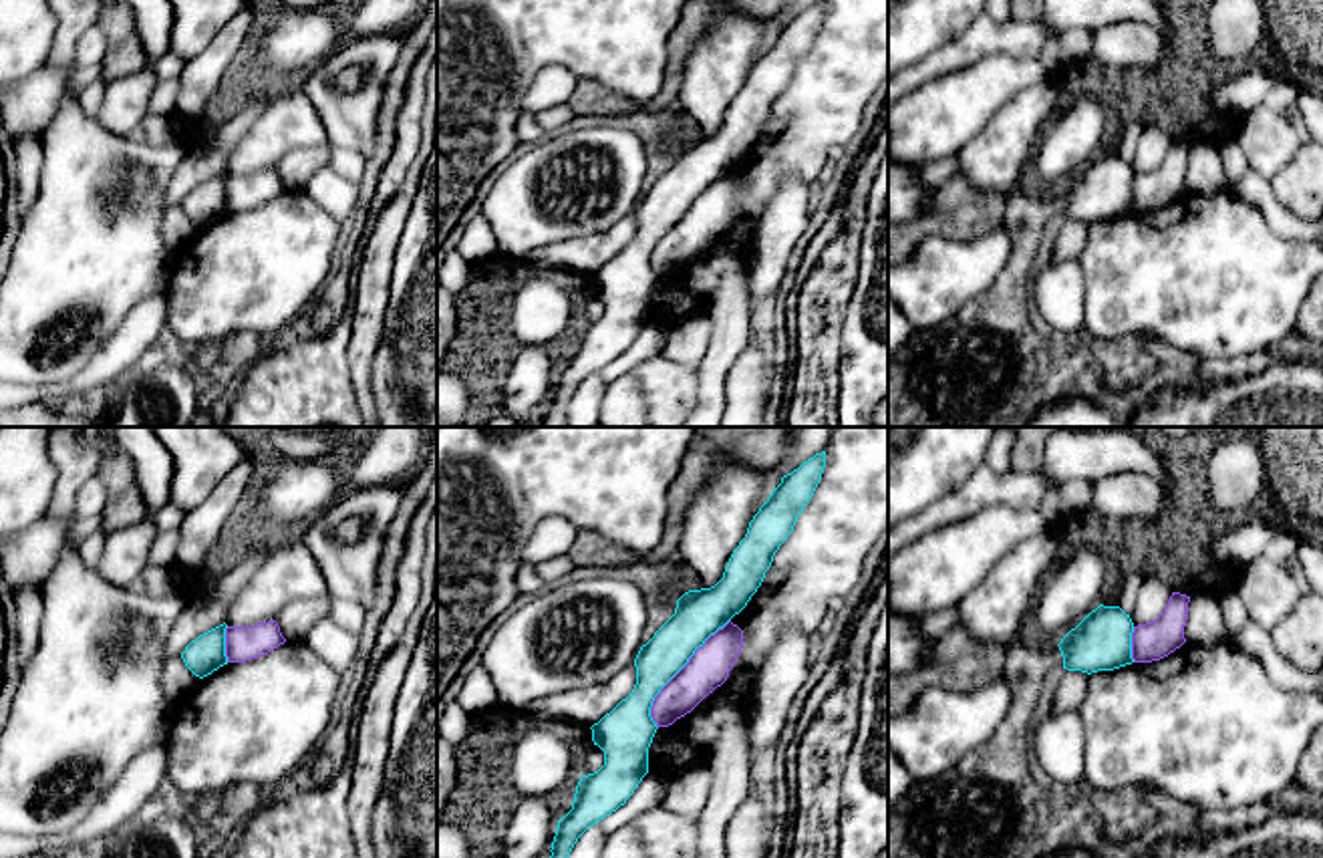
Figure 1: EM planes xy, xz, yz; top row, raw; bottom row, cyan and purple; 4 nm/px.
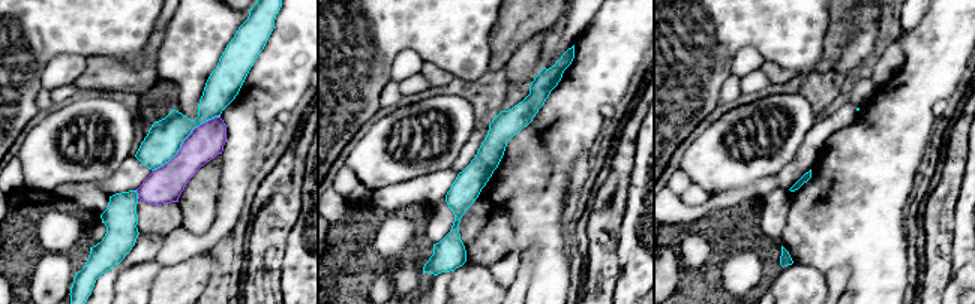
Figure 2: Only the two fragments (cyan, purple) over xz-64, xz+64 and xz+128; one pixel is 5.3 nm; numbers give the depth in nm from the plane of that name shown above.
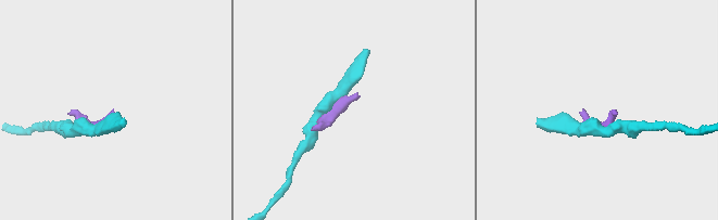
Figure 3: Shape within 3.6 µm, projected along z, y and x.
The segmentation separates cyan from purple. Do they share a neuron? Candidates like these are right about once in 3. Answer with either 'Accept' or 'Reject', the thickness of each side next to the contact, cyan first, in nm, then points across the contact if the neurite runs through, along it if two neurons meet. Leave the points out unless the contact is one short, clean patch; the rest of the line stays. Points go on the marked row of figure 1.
Reject. Thickness 190 nm (cyan) against 160 nm

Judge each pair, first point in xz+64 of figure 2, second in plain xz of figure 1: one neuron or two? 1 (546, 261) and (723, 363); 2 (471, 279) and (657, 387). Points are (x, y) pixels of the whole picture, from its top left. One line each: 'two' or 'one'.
1: two
2: one

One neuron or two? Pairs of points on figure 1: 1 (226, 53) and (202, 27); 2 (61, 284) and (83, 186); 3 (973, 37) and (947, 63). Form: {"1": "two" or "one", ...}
{"1": "two", "2": "one", "3": "one"}

